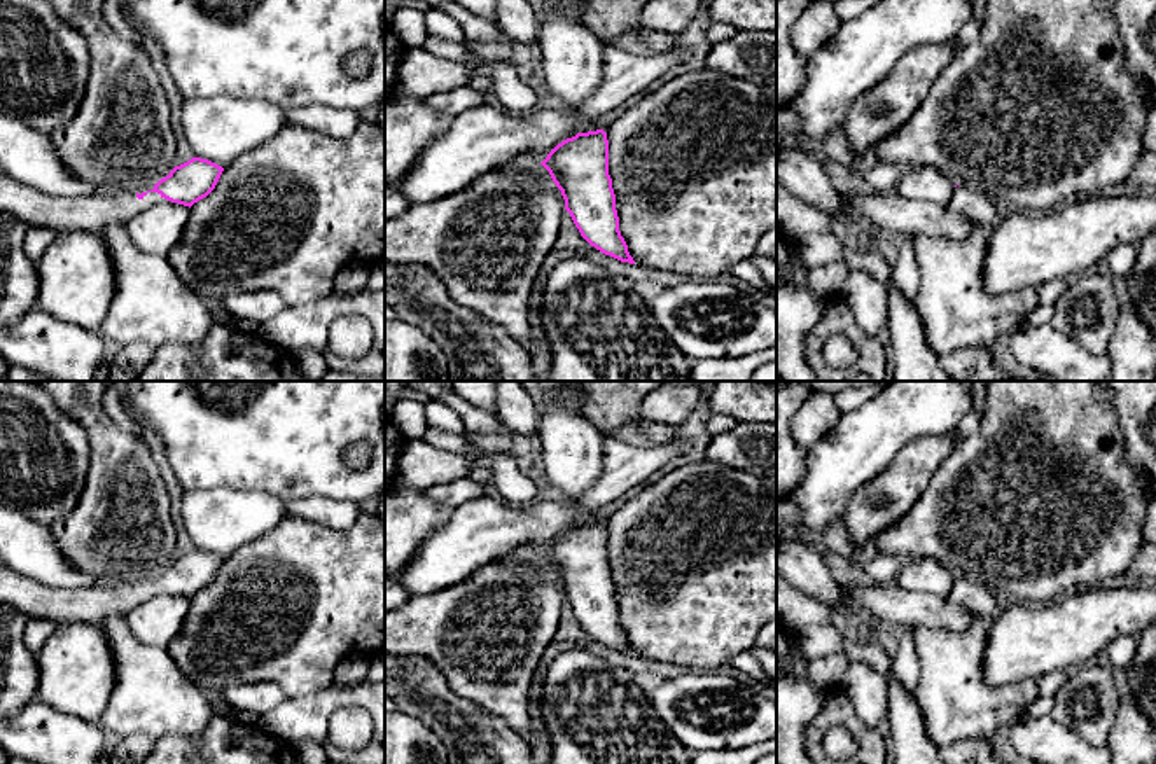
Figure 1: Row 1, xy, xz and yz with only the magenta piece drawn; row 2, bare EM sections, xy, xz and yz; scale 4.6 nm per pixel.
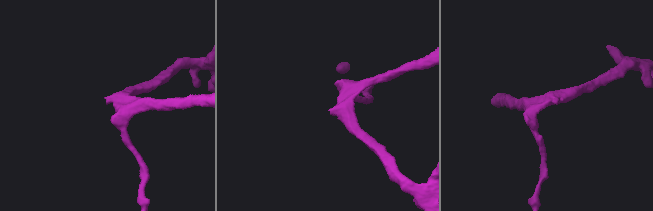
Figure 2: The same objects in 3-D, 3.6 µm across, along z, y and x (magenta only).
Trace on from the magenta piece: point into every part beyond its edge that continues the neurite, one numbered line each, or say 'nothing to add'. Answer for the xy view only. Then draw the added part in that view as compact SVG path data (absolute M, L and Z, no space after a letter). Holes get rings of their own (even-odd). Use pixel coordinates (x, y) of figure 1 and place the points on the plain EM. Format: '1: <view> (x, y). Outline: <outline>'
1: xy (93, 604). Outline: M0 566L0 603L30 619L52 622L100 622L110 615L124 617L145 596L136 584L93 584L89 587L52 587Z

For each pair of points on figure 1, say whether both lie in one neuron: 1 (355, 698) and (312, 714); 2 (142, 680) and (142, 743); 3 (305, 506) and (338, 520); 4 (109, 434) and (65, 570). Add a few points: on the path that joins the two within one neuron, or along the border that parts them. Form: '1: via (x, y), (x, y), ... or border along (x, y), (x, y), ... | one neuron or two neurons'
1: via (345, 698), (334, 698), (322, 705) | one neuron
2: border along (123, 736), (149, 735), (156, 740) | two neurons
3: via (313, 507), (329, 511) | one neuron
4: border along (46, 527), (56, 548), (97, 583) | two neurons

